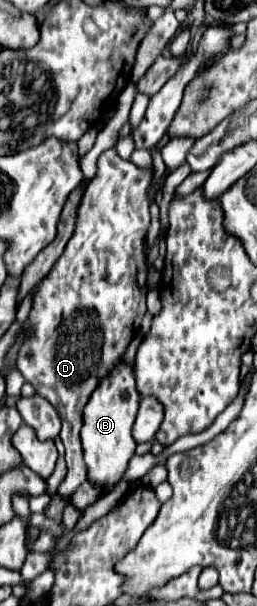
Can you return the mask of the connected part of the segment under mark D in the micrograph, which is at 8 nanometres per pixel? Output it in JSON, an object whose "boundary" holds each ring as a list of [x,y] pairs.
{"boundary":[[[107,149],[99,155],[97,161],[97,175],[83,191],[79,209],[77,209],[77,223],[73,237],[69,239],[63,255],[53,265],[53,269],[43,277],[43,281],[35,287],[31,313],[25,321],[27,337],[17,353],[17,369],[25,377],[27,383],[33,385],[37,395],[45,397],[59,413],[61,419],[61,439],[65,445],[65,459],[67,459],[67,477],[59,487],[59,495],[73,495],[75,489],[87,481],[87,467],[83,463],[83,449],[81,449],[81,411],[95,391],[95,385],[111,371],[115,361],[119,361],[135,337],[141,319],[147,311],[145,307],[145,279],[147,279],[147,265],[143,255],[145,233],[149,229],[149,199],[147,199],[147,185],[151,183],[153,171],[143,171],[135,167],[131,161],[123,161],[115,149]]]}

